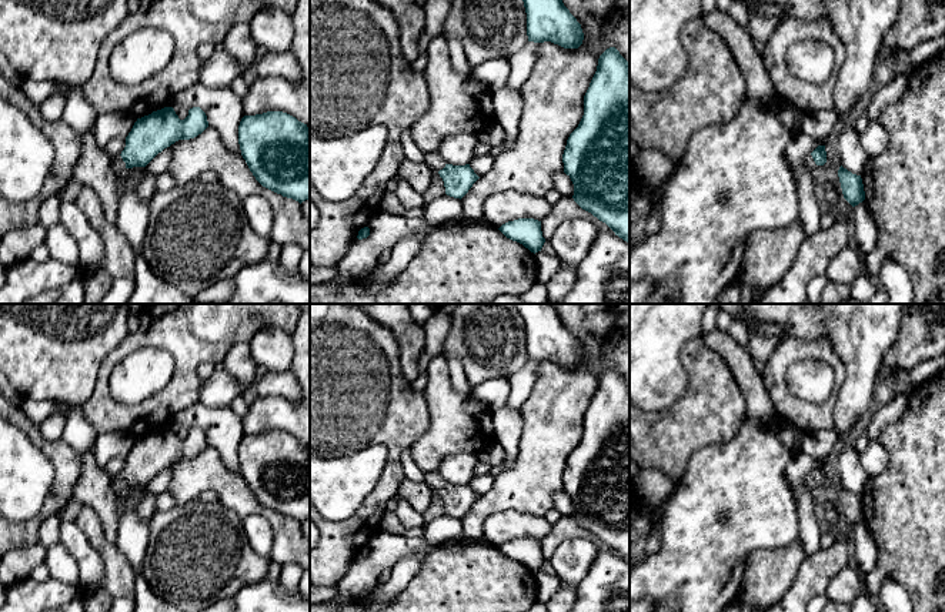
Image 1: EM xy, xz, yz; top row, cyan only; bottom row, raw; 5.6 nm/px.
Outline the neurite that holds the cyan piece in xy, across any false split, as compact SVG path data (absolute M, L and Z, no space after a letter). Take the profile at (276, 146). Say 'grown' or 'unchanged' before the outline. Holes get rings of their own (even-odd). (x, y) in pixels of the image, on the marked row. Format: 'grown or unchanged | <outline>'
unchanged | M283 111L244 116L238 144L256 180L300 204L310 200L310 128Z

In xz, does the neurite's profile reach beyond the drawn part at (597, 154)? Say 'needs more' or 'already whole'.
already whole

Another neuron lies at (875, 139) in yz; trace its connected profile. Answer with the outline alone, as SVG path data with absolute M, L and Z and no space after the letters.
M879 120L871 121L859 140L869 160L876 158L889 146L889 134Z

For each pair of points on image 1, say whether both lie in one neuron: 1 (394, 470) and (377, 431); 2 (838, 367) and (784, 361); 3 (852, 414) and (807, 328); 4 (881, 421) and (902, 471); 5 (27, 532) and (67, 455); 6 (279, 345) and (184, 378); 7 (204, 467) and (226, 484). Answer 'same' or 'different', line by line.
1: same
2: same
3: same
4: different
5: same
6: different
7: same

